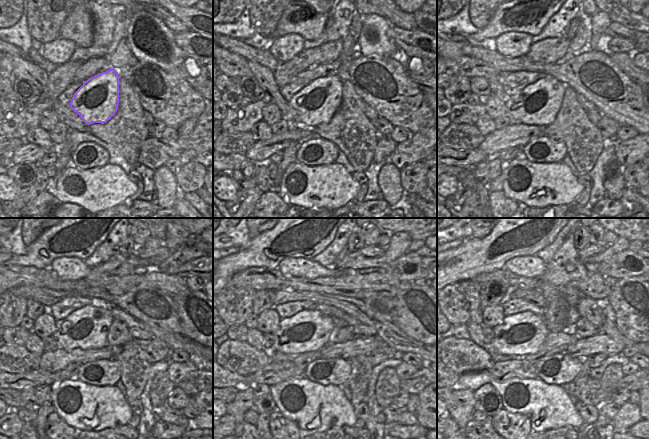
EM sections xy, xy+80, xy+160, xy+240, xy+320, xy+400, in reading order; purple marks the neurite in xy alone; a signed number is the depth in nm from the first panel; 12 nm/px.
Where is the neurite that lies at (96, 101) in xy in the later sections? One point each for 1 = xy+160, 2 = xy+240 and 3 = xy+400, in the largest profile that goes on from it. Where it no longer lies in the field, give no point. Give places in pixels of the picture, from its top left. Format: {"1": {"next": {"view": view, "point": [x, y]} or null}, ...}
{"1": {"next": {"view": "xy+160", "point": [539, 103]}}, "2": {"next": {"view": "xy+240", "point": [86, 328]}}, "3": {"next": {"view": "xy+400", "point": [523, 333]}}}

